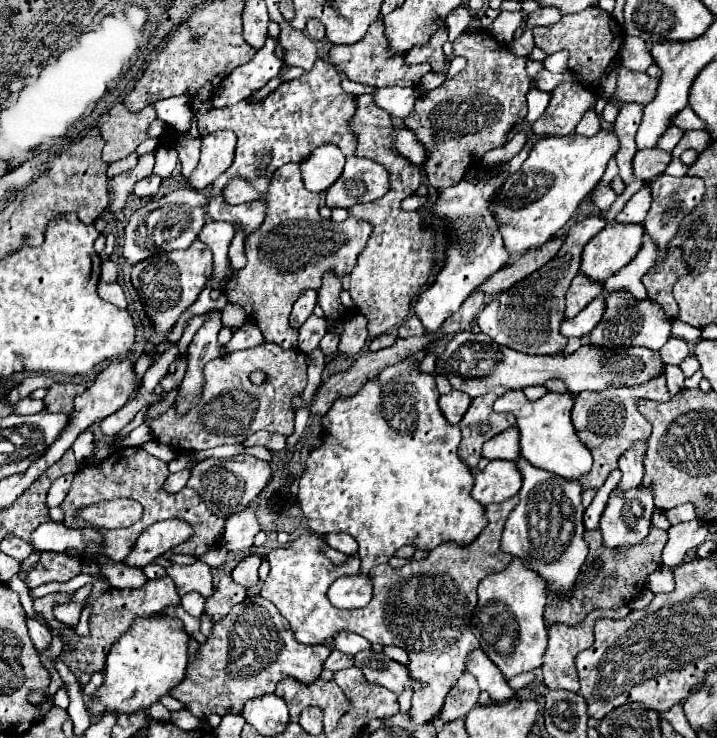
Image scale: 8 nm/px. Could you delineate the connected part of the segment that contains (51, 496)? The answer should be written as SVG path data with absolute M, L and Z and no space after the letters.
M58 477L58 479L52 483L50 491L48 491L46 507L58 507L58 505L64 501L68 489L70 489L70 477Z

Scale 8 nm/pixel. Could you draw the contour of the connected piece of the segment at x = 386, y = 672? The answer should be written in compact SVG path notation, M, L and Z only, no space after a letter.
M372 649L354 655L354 665L366 673L370 683L382 685L396 695L400 695L406 687L414 689L416 685L416 679L410 675L406 665L388 659L384 653L374 653Z

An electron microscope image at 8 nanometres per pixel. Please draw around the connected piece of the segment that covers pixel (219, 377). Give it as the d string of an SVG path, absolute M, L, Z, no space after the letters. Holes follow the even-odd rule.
M266 343L264 347L226 353L204 367L204 377L206 389L202 401L186 417L174 417L174 409L168 409L162 417L152 421L150 429L156 441L172 445L176 451L180 451L180 447L184 451L200 451L240 443L260 429L282 435L294 431L290 399L306 387L306 355L300 349L282 349L274 343ZM254 371L264 371L266 381L254 385L250 381L250 373Z

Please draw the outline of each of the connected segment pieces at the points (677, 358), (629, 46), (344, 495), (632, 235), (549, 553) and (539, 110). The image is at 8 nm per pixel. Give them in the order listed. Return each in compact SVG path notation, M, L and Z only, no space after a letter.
M670 337L668 343L660 349L660 357L666 365L680 365L690 355L690 347L684 339Z
M630 35L624 39L624 45L618 53L618 61L630 71L640 71L640 67L650 67L654 63L650 51L646 49L646 43L640 37Z
M420 349L418 353L402 359L400 363L396 365L388 365L382 369L380 375L376 375L374 379L366 381L364 387L352 395L352 397L338 397L332 407L328 409L328 413L322 417L322 445L316 447L308 461L306 461L306 467L304 467L304 473L300 477L300 491L298 491L298 501L300 501L300 507L308 519L308 527L314 531L314 533L350 533L358 543L360 543L360 573L358 575L346 575L346 577L338 577L330 589L328 589L328 599L334 607L342 607L342 609L354 609L354 607L364 607L370 599L372 599L372 579L370 579L370 571L380 565L380 563L388 563L394 553L402 547L402 545L416 545L418 549L428 549L432 545L438 545L440 539L446 539L446 541L454 541L458 545L468 545L470 541L474 541L474 537L478 537L478 531L484 529L486 525L486 517L484 517L484 507L472 499L470 491L472 491L472 483L474 483L474 475L472 471L460 461L456 449L458 449L458 443L460 443L460 429L458 427L452 427L444 417L442 417L442 411L438 407L438 399L440 399L440 393L436 389L436 381L434 381L434 375L430 373L422 373L418 367L420 367L420 361L416 357L426 357L428 349Z
M610 223L594 237L582 253L582 273L604 283L626 267L642 249L644 227L640 223Z
M520 457L516 465L522 473L522 489L518 493L520 503L506 521L502 533L502 551L518 557L524 565L546 579L546 591L550 595L564 597L574 589L588 555L588 545L582 537L582 485L578 481L562 481L562 477L534 469L528 461L524 461L524 457Z
M530 89L528 91L528 115L526 115L528 125L532 125L546 111L550 97L552 95L548 91L540 91L540 89Z

